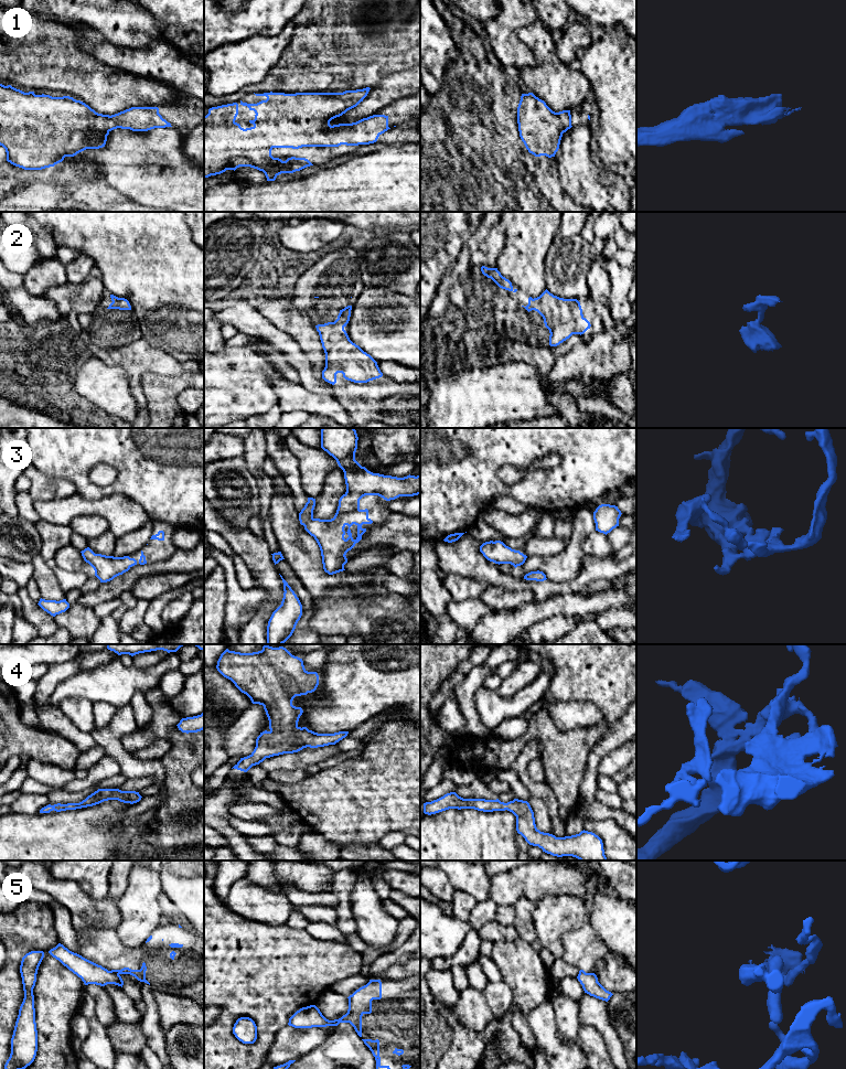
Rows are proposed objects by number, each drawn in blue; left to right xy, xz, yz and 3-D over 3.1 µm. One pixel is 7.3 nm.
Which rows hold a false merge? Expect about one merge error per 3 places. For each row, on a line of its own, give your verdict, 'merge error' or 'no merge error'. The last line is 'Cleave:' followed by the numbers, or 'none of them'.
1: no merge error
2: no merge error
3: no merge error
4: no merge error
5: merge error
Cleave: 5

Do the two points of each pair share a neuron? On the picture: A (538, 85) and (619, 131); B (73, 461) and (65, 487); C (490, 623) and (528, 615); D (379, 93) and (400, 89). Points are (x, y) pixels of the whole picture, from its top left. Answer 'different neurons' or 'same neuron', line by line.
A: different neurons
B: different neurons
C: same neuron
D: same neuron

